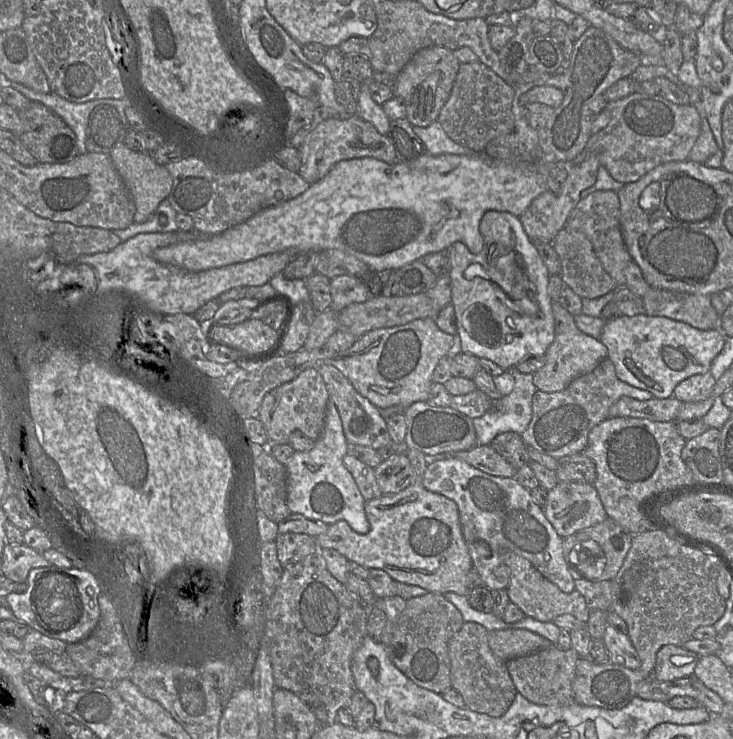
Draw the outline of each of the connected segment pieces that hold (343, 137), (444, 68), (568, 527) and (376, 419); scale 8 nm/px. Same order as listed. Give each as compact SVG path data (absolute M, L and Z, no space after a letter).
M359 115L351 117L332 117L322 121L303 141L300 175L310 184L321 180L339 161L352 158L373 157L388 164L397 162L394 146L388 137L380 134L370 123Z
M430 46L419 50L396 76L394 97L406 108L406 119L413 126L428 127L437 121L441 108L448 100L455 82L459 60L452 50Z
M558 482L548 491L544 514L561 538L608 518L594 485Z
M320 365L311 368L316 369L324 380L329 398L335 404L340 415L343 432L348 443L367 446L375 450L393 444L387 430L386 417L381 410L360 395L336 367Z

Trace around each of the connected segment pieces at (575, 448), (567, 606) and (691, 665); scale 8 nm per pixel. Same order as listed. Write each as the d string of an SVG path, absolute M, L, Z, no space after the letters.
M607 357L594 370L578 376L561 391L548 393L537 390L532 400L532 419L521 434L522 440L528 448L556 460L582 452L591 429L609 417L610 407L623 396L640 401L655 398L650 392L621 381L613 362Z
M502 552L501 560L510 570L510 581L507 587L509 600L517 605L525 616L541 622L551 622L557 616L571 614L581 622L587 623L591 610L578 591L574 590L571 593L561 591L546 579L529 560L514 552Z
M671 644L662 646L656 655L653 678L666 682L694 676L698 660L696 653L683 647Z

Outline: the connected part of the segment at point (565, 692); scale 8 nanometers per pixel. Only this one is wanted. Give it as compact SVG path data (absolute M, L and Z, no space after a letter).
M557 644L532 654L507 662L508 672L518 691L528 701L538 705L571 705L576 703L572 683L578 653L573 649L561 649Z

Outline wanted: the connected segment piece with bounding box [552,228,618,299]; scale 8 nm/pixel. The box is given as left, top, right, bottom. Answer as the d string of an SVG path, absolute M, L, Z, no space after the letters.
M563 228L552 240L552 246L560 257L562 279L581 298L598 298L618 287L615 280L604 269L591 241L583 233Z

